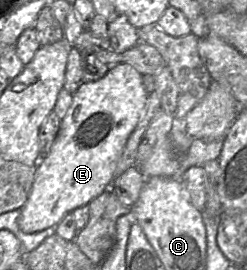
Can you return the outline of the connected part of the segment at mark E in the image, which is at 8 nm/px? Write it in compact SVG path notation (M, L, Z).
M127 63L110 66L99 80L81 83L49 153L37 163L32 188L18 219L22 231L34 233L58 225L67 213L88 205L111 188L117 162L142 116L147 95L142 74Z

